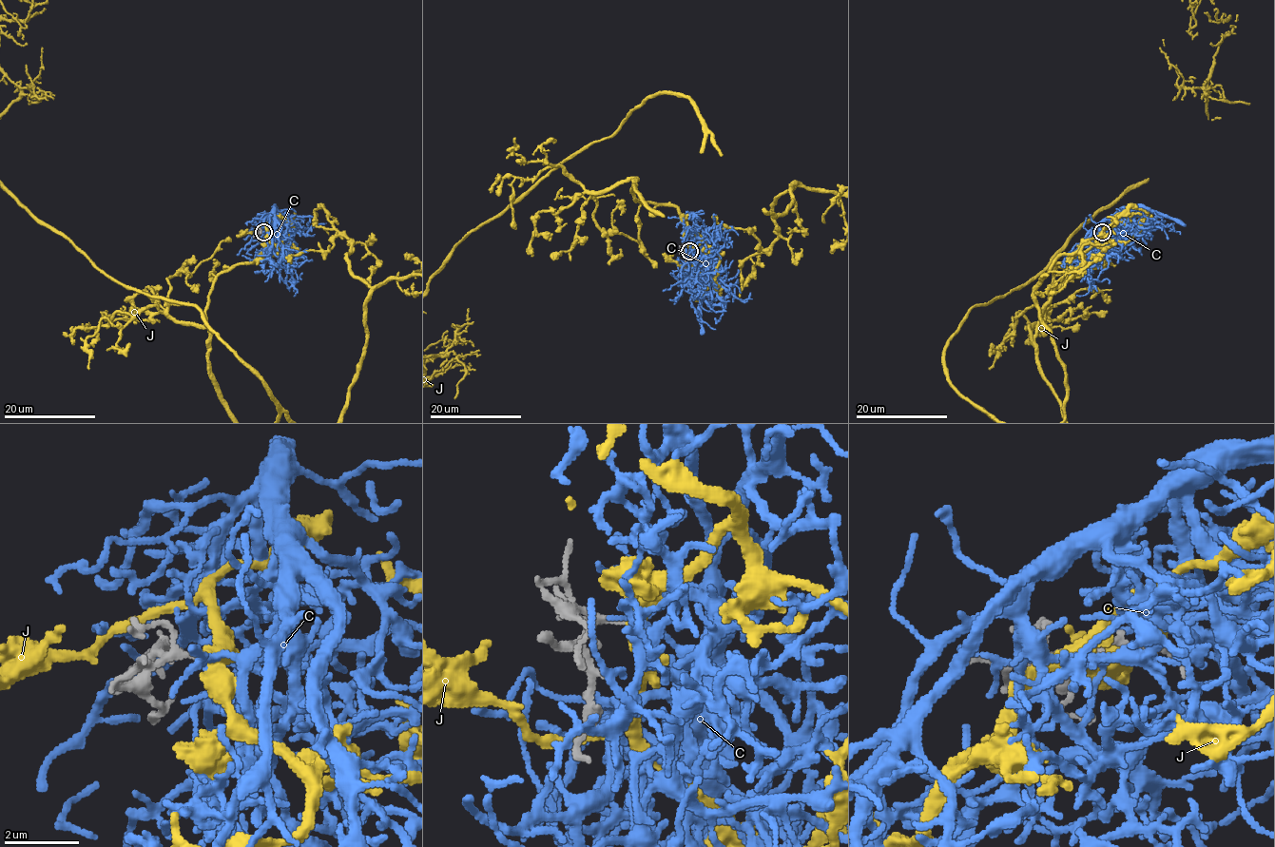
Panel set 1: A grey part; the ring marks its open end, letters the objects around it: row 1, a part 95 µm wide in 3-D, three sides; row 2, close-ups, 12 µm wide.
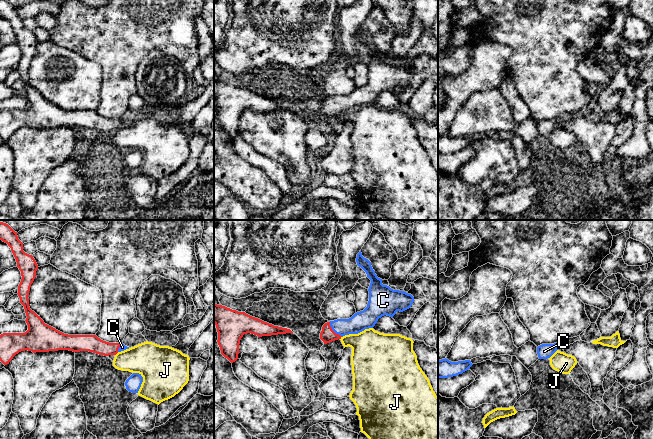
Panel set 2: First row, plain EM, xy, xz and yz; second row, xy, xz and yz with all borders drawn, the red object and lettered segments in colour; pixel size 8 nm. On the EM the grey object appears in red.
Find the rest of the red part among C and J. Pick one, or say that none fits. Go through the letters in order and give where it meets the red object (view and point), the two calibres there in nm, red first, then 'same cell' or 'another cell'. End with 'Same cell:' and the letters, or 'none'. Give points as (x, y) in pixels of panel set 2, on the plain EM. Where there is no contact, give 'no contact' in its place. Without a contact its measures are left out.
C: xz (333, 107) | 120/150 nm | same cell
J: xy (116, 129) | 140/260 nm | another cell
Same cell: C

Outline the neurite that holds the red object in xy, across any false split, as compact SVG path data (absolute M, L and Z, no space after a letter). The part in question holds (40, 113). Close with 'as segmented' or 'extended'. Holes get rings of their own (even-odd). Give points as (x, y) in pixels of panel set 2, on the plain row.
M0 0L0 16L7 19L16 35L17 43L21 47L21 58L18 62L18 72L20 79L24 82L26 89L26 99L28 106L25 109L3 109L0 111L0 137L7 141L13 133L21 127L49 128L58 126L69 126L73 128L89 127L99 131L116 131L118 128L129 125L123 119L109 119L101 116L96 111L68 111L47 101L34 87L29 83L29 67L33 59L38 41L32 31L23 27L23 19L18 15L15 8L8 0Z; extended

